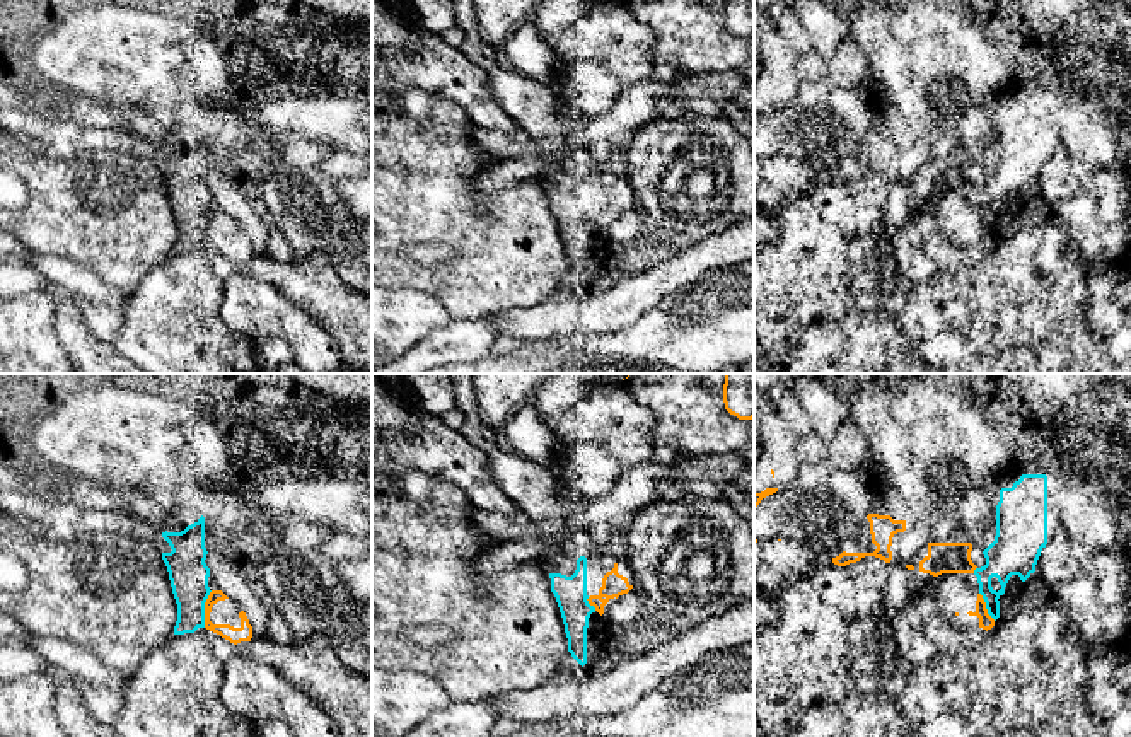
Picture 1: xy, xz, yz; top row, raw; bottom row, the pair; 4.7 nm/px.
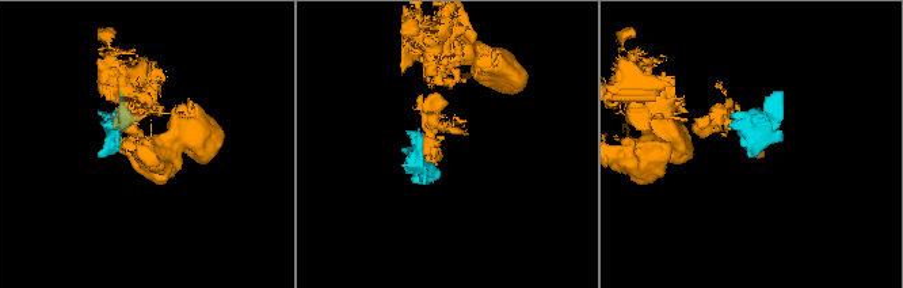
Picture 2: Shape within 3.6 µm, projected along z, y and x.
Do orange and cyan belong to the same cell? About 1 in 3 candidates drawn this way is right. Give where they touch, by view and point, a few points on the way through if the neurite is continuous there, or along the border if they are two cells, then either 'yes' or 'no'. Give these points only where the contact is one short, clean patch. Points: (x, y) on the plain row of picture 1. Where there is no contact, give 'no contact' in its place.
meets orange in xy at (205, 227); yes

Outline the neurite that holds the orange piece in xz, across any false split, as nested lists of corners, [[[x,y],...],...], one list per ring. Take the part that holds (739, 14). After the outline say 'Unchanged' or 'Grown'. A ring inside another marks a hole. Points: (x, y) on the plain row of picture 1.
[[[725,0],[725,27],[739,38],[754,36],[754,0]]]. Unchanged

